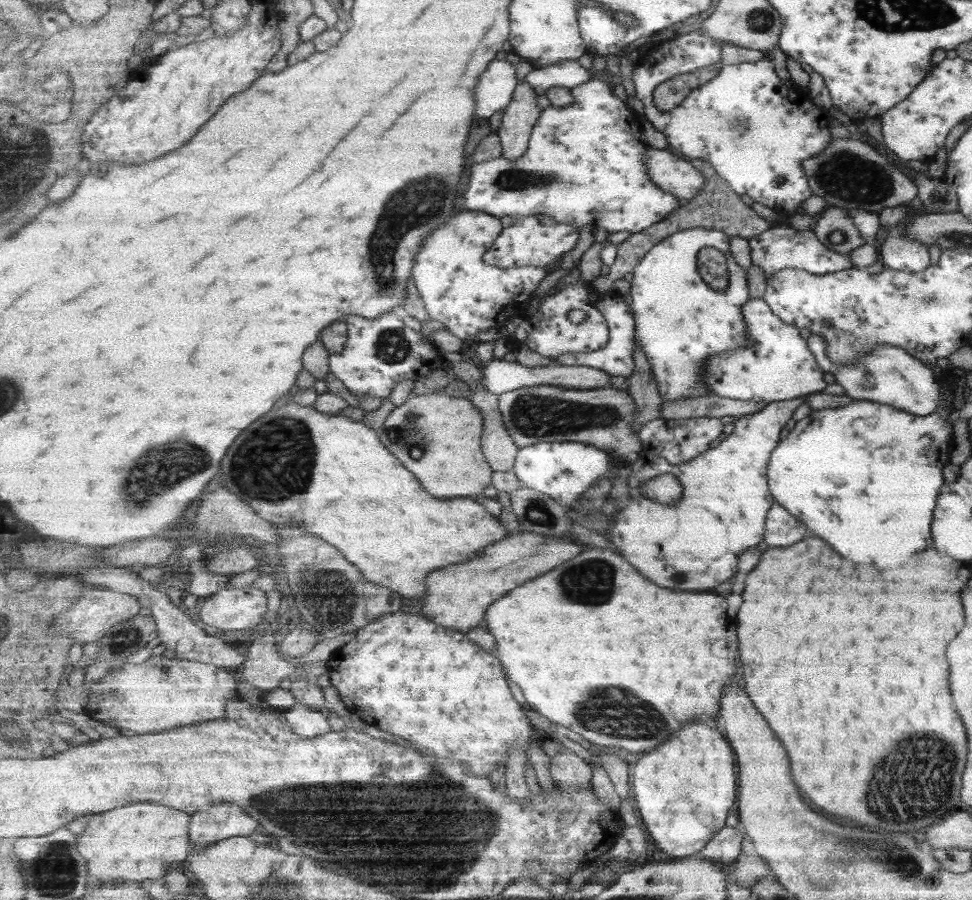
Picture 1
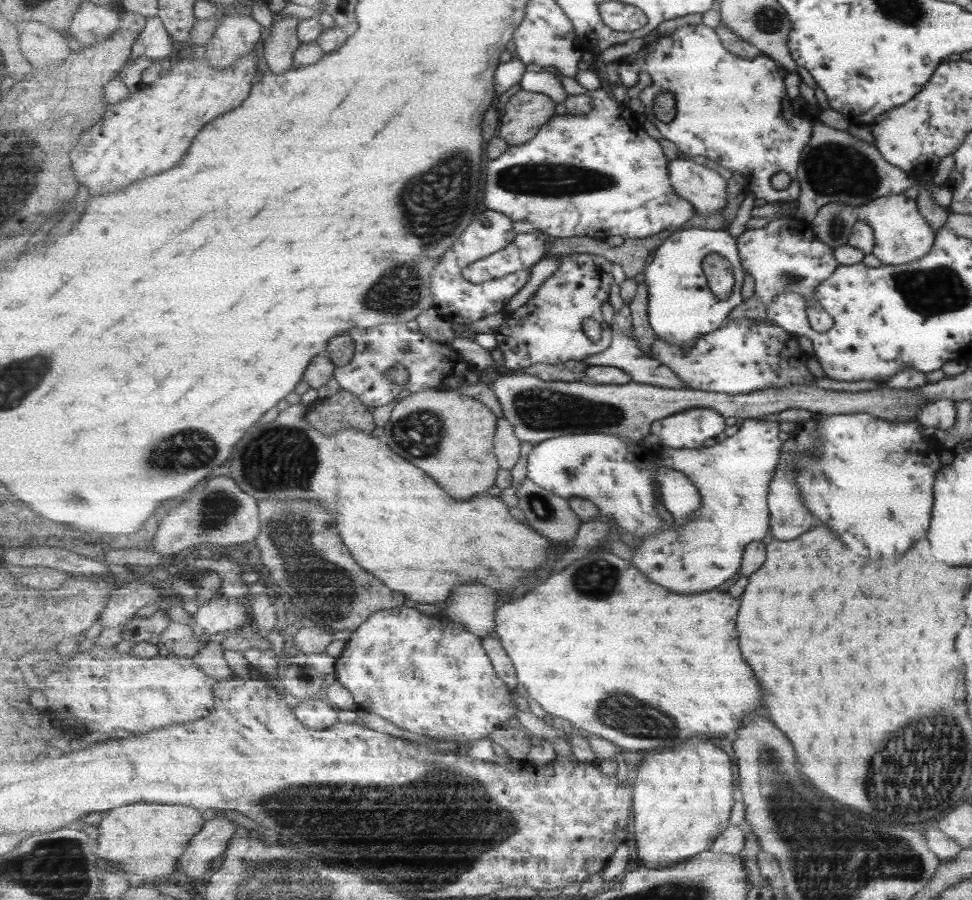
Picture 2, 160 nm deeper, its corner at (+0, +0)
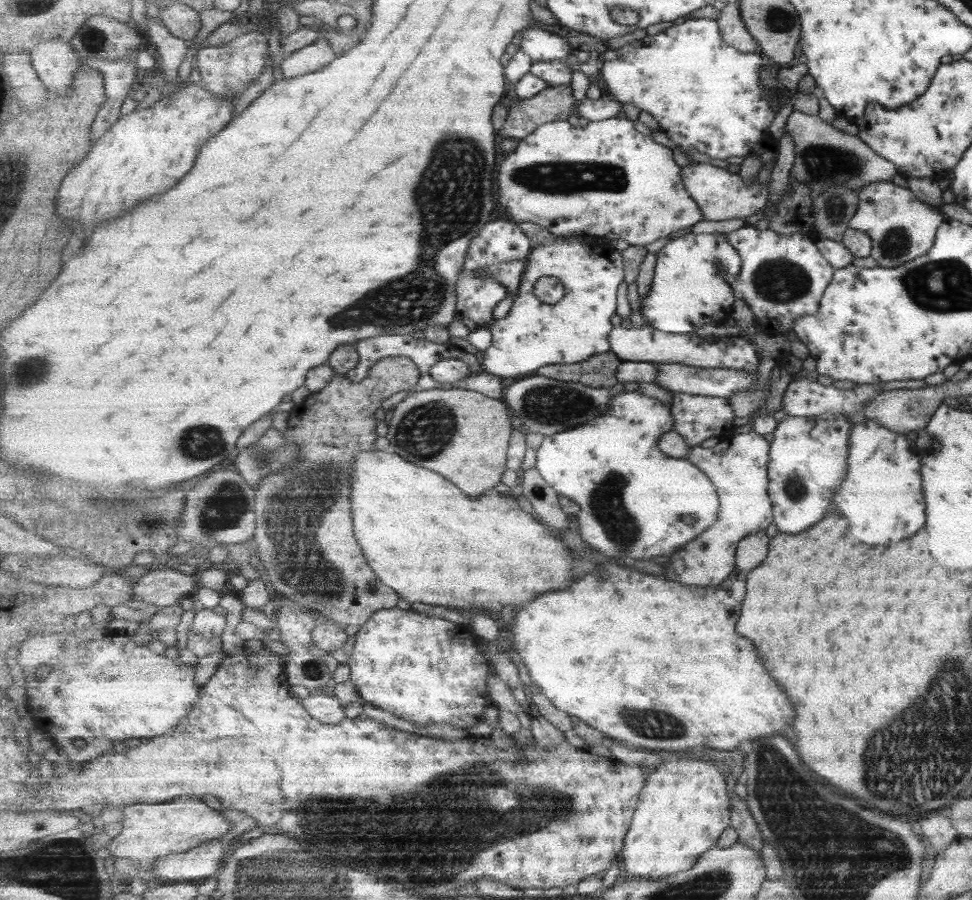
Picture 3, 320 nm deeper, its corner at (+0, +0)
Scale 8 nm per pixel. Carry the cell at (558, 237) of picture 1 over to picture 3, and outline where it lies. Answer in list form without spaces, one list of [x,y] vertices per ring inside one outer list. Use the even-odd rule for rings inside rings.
[[[527,258],[524,260],[508,260],[498,264],[489,264],[480,268],[478,275],[482,277],[491,277],[493,280],[501,283],[507,288],[507,293],[510,297],[514,297],[520,291],[521,279],[526,271]]]

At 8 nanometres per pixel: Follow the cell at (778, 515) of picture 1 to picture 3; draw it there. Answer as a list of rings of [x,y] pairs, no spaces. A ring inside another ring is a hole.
[[[829,412],[817,416],[786,416],[776,423],[768,448],[767,489],[772,503],[773,524],[779,532],[797,534],[821,520],[825,510],[831,506],[831,496],[837,490],[837,484],[841,484],[841,480],[845,478],[848,434],[851,427],[852,423],[846,416]]]

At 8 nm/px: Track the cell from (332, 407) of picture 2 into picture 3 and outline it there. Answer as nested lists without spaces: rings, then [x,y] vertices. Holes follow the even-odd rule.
[[[406,356],[381,359],[362,383],[354,383],[349,377],[336,374],[323,390],[309,394],[288,414],[285,433],[289,440],[300,446],[301,460],[285,472],[269,475],[255,488],[256,531],[253,540],[270,582],[276,590],[287,594],[285,597],[289,602],[315,613],[321,620],[335,621],[343,627],[349,624],[361,627],[375,611],[395,608],[401,599],[399,593],[376,576],[357,540],[351,516],[351,478],[355,454],[375,449],[383,400],[395,392],[412,390],[420,378],[417,364]]]

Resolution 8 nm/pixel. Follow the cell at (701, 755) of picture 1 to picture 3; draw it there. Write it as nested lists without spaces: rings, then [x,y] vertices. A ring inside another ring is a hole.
[[[671,760],[671,762],[657,762],[655,774],[649,776],[647,784],[641,794],[640,803],[637,807],[637,816],[632,820],[632,827],[628,830],[629,834],[625,837],[624,850],[621,852],[621,858],[624,868],[631,876],[640,876],[647,880],[661,880],[666,876],[677,874],[678,872],[691,870],[705,852],[711,848],[718,847],[718,840],[724,832],[732,826],[732,797],[728,792],[728,781],[721,770],[711,764],[711,762],[701,762],[701,760]]]

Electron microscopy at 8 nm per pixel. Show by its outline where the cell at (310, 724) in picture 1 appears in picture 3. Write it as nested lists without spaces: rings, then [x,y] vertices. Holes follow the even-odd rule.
[[[327,691],[311,693],[302,700],[302,704],[309,708],[309,716],[323,724],[340,724],[347,718],[346,707],[333,693]]]

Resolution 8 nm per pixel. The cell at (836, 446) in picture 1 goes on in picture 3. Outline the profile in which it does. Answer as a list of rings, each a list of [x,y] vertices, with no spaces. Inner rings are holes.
[[[869,419],[852,424],[848,450],[847,476],[833,496],[833,506],[847,520],[851,536],[877,548],[891,546],[917,532],[925,520],[919,478],[919,454],[923,450],[905,439],[905,435],[891,432]]]

